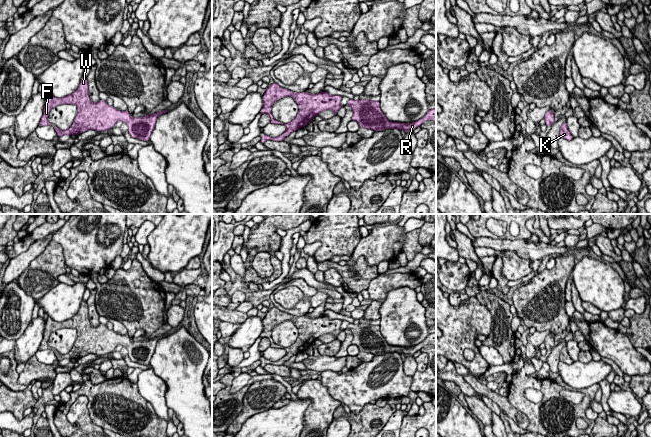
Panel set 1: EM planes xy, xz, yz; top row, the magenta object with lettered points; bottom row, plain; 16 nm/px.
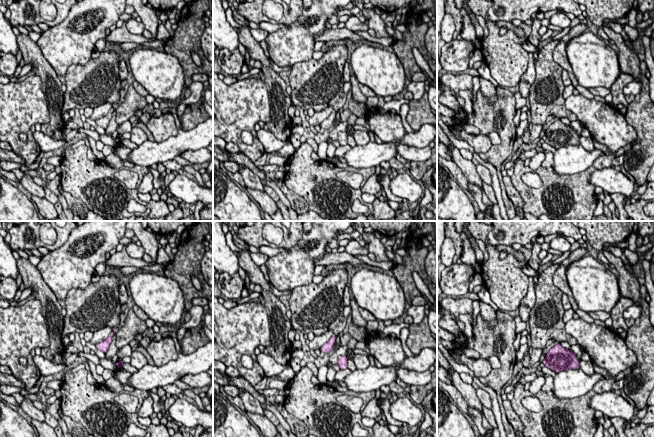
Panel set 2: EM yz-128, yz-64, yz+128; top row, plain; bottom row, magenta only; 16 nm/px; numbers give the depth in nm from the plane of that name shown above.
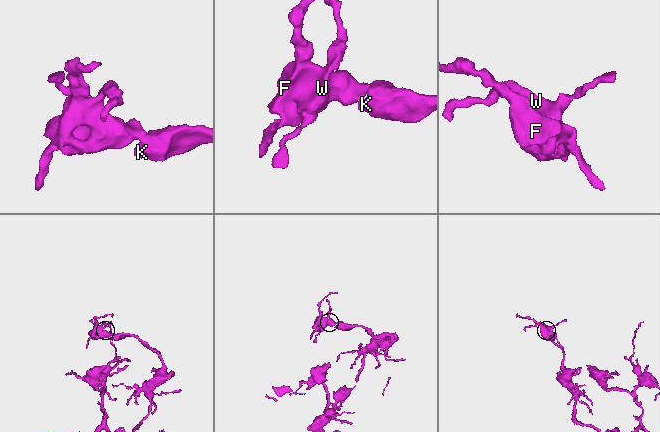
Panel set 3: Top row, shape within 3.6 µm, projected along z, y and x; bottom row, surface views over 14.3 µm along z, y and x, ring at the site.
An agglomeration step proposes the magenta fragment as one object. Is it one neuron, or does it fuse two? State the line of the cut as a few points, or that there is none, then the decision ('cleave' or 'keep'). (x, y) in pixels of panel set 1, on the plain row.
cut none; keep

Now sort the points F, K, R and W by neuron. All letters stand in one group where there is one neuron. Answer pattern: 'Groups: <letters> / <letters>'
Groups: F K R W

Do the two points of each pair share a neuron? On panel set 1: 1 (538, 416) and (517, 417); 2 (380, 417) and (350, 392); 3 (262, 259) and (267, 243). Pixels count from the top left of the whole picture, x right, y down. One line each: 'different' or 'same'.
1: different
2: different
3: different

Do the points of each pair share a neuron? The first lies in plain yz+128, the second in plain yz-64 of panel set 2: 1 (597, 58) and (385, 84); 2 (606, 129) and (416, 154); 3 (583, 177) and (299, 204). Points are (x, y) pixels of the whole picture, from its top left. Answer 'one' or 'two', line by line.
1: one
2: one
3: two

